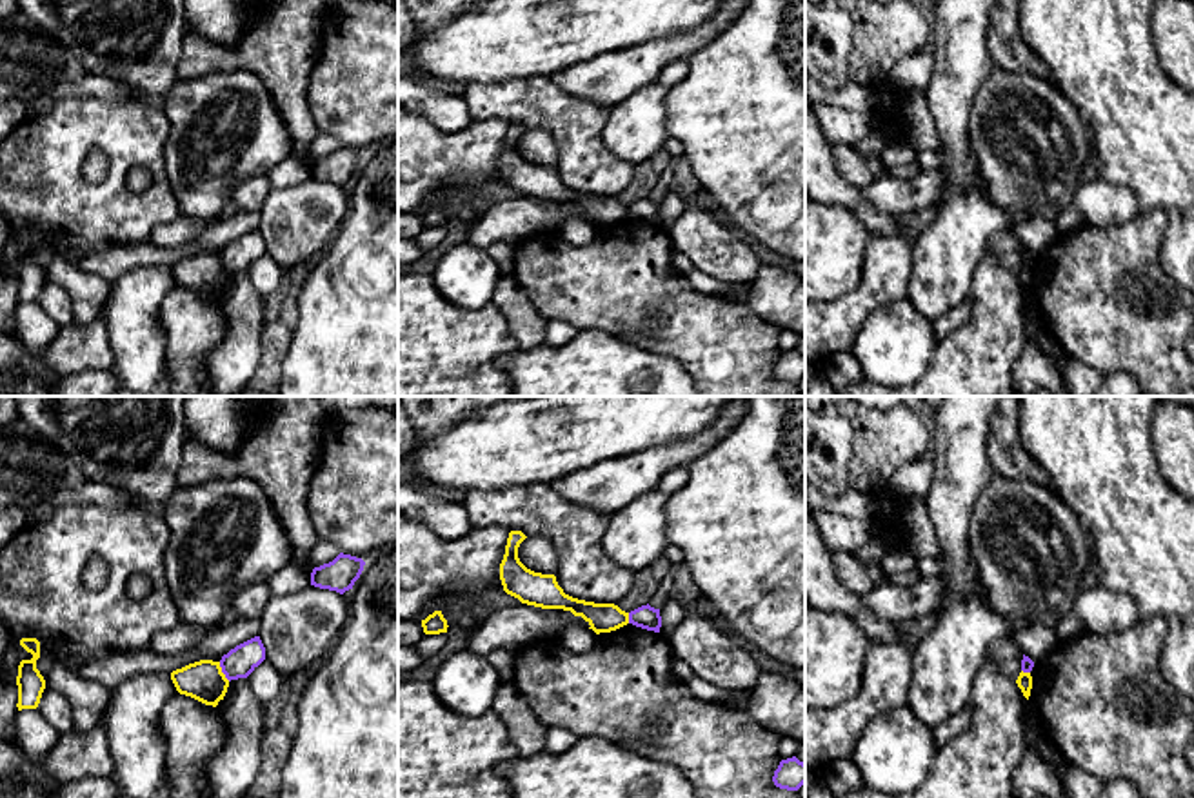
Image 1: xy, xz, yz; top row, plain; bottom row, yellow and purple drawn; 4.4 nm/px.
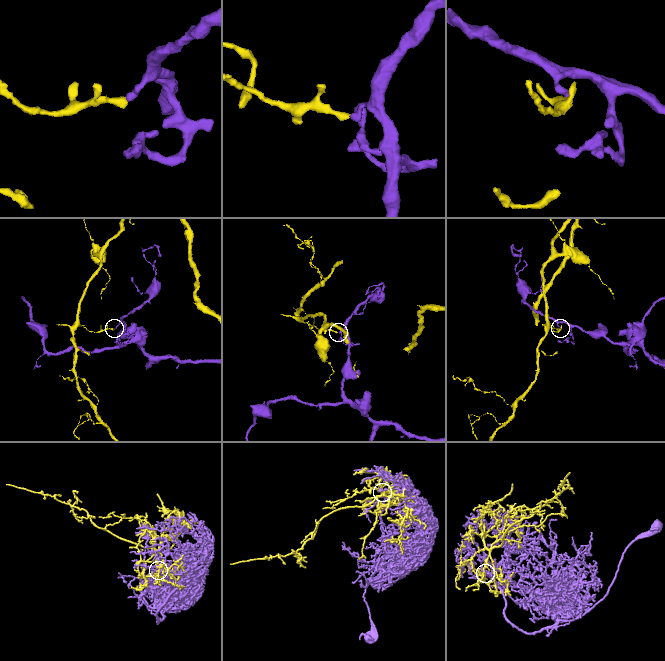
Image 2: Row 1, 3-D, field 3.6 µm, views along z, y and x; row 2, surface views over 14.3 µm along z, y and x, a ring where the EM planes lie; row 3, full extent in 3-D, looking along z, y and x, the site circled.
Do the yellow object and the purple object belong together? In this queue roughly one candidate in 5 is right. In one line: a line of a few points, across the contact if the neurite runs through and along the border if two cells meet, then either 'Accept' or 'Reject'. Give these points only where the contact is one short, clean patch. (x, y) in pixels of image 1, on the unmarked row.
Line: xy (218, 255), (229, 273). Reject

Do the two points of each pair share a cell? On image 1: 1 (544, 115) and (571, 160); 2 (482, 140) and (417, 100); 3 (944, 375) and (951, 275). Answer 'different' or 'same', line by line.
1: same
2: different
3: different

